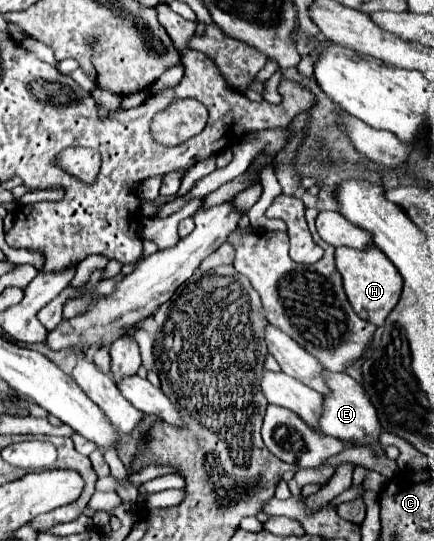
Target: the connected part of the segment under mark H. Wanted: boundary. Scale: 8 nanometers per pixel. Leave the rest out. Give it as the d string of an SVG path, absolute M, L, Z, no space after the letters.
M338 246L334 260L338 272L342 274L346 296L356 314L374 326L382 326L392 308L398 304L402 292L402 276L396 266L376 246L368 246L366 250L350 250L348 246Z

